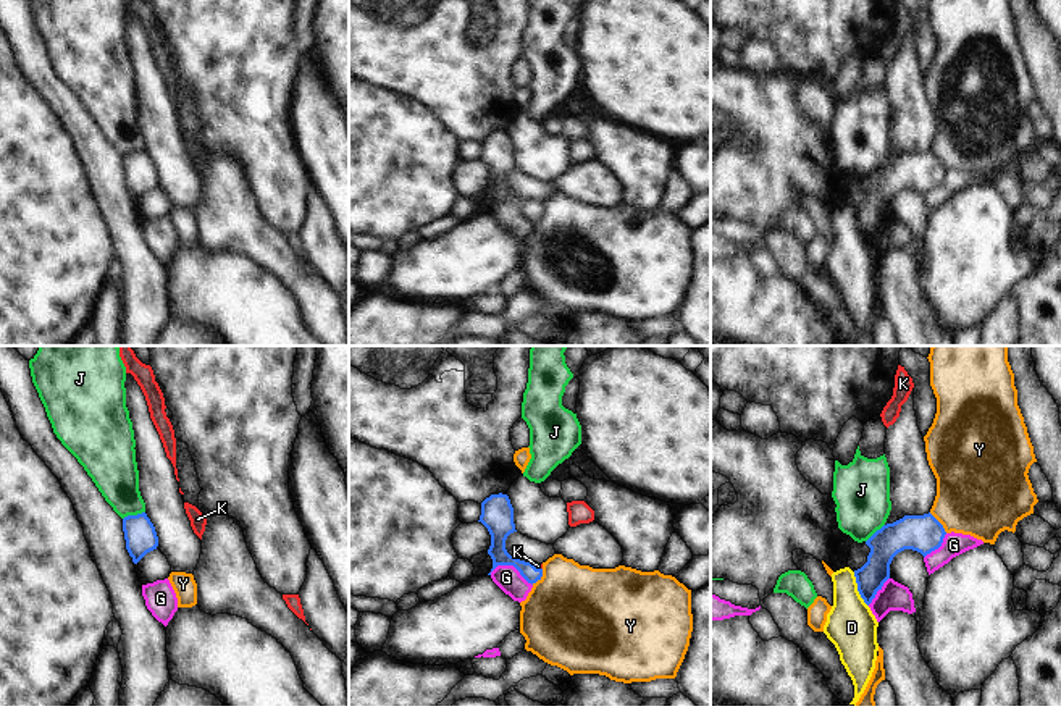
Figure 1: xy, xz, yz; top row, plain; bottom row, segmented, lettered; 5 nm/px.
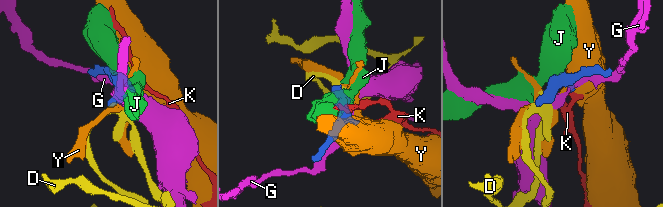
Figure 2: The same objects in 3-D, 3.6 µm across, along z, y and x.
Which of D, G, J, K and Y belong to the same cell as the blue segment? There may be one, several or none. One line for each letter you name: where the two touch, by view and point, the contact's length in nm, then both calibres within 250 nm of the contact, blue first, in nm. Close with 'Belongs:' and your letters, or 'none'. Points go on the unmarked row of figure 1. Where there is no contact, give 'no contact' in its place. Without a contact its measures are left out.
K: meets blue in xz at (535, 205); contact 60 nm long; 90 nm thick on the blue side, 30 nm on the other
Belongs: K

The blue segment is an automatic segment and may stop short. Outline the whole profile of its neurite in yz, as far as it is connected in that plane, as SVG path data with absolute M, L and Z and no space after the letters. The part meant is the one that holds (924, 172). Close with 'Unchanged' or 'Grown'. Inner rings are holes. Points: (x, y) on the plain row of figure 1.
M930 150L904 153L877 168L866 179L870 186L867 200L854 208L858 229L864 241L869 244L890 216L890 202L898 191L912 187L925 195L941 184L945 173L943 163Z. Unchanged.

